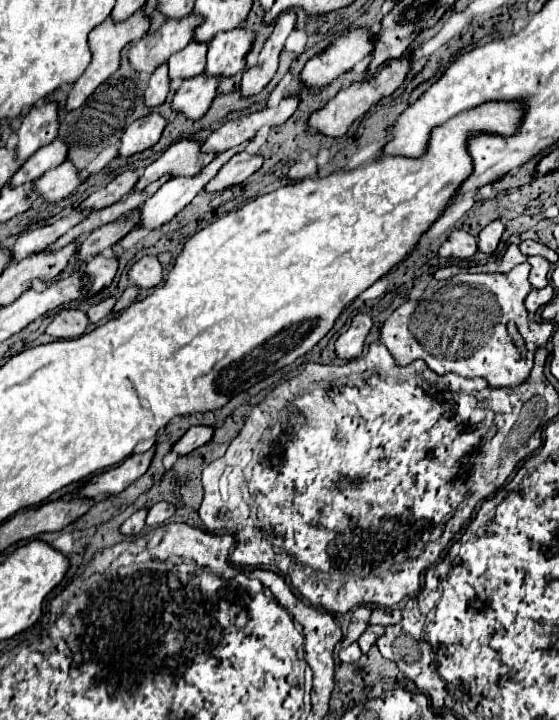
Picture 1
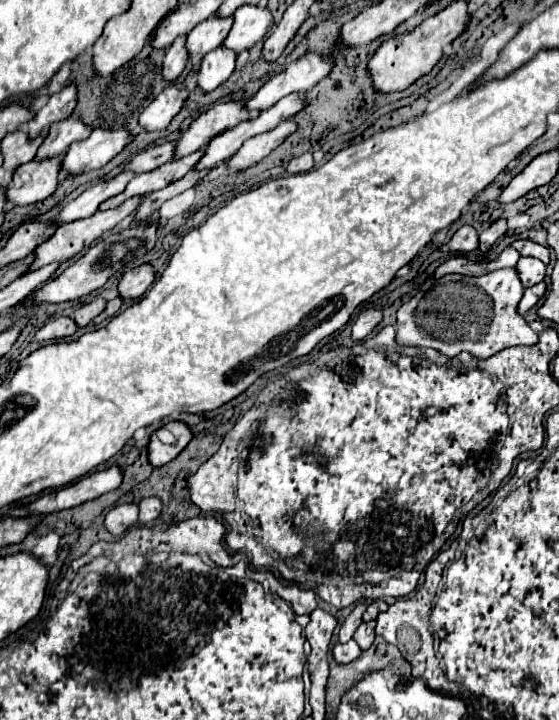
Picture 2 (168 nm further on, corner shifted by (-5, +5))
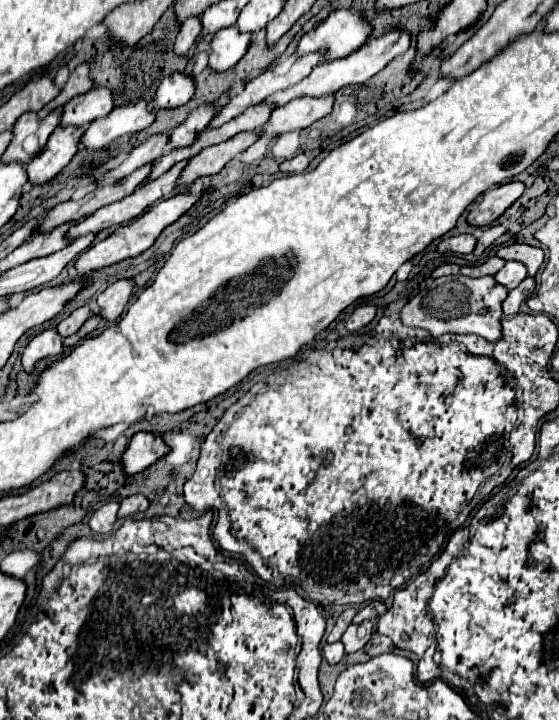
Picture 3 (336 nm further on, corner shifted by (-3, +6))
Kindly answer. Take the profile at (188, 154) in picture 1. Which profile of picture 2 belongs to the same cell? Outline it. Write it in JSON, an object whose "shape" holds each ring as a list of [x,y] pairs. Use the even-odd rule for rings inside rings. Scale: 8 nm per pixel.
{"shape":[[[243,99],[243,101],[227,101],[227,103],[223,103],[223,101],[213,103],[181,135],[181,139],[177,141],[175,159],[185,157],[189,153],[195,153],[195,151],[207,147],[209,141],[215,135],[233,129],[235,125],[239,125],[245,119],[257,117],[257,111],[249,111],[245,105],[247,105],[247,99]]]}

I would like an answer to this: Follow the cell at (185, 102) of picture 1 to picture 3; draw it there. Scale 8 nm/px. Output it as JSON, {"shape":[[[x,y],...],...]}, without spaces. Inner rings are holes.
{"shape":[[[235,26],[217,32],[211,40],[211,54],[209,54],[209,68],[213,72],[225,72],[233,68],[249,48],[249,34],[243,36]]]}

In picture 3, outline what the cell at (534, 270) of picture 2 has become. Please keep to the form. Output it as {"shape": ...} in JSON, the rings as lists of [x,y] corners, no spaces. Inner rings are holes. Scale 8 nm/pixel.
{"shape":[[[509,260],[509,262],[501,268],[501,272],[495,274],[495,280],[497,280],[499,284],[503,284],[505,288],[509,288],[509,290],[517,288],[525,278],[527,278],[527,266],[521,264],[519,260]]]}

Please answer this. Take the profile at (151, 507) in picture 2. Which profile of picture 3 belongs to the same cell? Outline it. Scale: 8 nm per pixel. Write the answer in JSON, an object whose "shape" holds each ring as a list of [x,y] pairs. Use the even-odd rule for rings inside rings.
{"shape":[[[133,494],[121,500],[121,510],[119,510],[119,518],[127,518],[133,514],[141,514],[149,508],[149,500],[141,494]]]}

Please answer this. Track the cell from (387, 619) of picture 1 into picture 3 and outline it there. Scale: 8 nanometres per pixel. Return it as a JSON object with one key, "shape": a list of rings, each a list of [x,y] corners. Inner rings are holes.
{"shape":[[[369,602],[365,608],[361,608],[359,612],[357,612],[357,616],[353,618],[353,622],[355,624],[361,624],[363,620],[373,620],[373,618],[377,618],[379,614],[383,614],[387,610],[387,606],[383,604],[383,602]]]}

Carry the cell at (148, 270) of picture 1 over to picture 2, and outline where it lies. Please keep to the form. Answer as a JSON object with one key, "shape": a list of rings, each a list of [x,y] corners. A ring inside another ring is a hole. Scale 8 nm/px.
{"shape":[[[139,265],[131,271],[127,271],[119,285],[117,285],[117,291],[119,291],[119,297],[123,301],[129,301],[129,299],[139,299],[147,289],[149,285],[153,283],[155,275],[153,275],[153,267],[151,265]]]}

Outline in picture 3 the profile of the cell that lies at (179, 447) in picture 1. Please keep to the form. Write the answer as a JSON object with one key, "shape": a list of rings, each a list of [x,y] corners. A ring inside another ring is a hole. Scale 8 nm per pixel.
{"shape":[[[137,432],[129,448],[123,454],[123,468],[127,474],[137,474],[155,464],[159,458],[163,458],[171,448],[165,444],[163,436],[153,432]]]}

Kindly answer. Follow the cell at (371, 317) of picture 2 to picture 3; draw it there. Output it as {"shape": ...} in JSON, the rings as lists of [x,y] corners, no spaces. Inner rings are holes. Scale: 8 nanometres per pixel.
{"shape":[[[371,304],[359,306],[359,308],[351,314],[351,318],[347,320],[347,324],[345,324],[347,330],[349,330],[349,332],[357,332],[357,330],[365,328],[365,326],[375,318],[375,312],[377,312],[377,308],[371,306]]]}

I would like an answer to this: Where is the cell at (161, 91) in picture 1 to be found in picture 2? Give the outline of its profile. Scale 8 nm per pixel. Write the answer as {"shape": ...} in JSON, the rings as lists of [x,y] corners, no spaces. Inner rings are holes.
{"shape":[[[181,35],[181,37],[177,37],[177,41],[173,41],[173,45],[165,53],[163,77],[167,81],[175,81],[181,75],[181,71],[185,69],[187,61],[189,61],[189,53],[185,49],[185,35]]]}

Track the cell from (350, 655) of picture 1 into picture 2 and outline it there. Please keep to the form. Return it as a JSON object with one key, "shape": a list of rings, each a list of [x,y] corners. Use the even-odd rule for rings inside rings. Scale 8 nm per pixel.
{"shape":[[[351,639],[351,641],[347,641],[347,643],[335,643],[333,649],[331,649],[331,653],[333,653],[333,659],[335,659],[337,663],[345,665],[345,663],[357,659],[357,657],[361,655],[361,649],[359,649],[359,645]]]}

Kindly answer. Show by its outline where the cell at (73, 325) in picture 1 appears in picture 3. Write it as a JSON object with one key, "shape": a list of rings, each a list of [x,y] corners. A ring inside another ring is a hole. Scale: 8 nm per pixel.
{"shape":[[[43,330],[37,334],[23,350],[23,368],[27,372],[33,372],[37,360],[61,354],[63,352],[63,338],[59,336],[57,330]]]}

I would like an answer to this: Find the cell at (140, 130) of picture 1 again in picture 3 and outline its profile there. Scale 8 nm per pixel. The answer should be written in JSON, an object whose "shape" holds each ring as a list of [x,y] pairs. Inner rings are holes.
{"shape":[[[173,74],[159,84],[157,94],[151,102],[153,112],[179,108],[191,100],[193,92],[195,92],[195,84],[189,74]]]}

